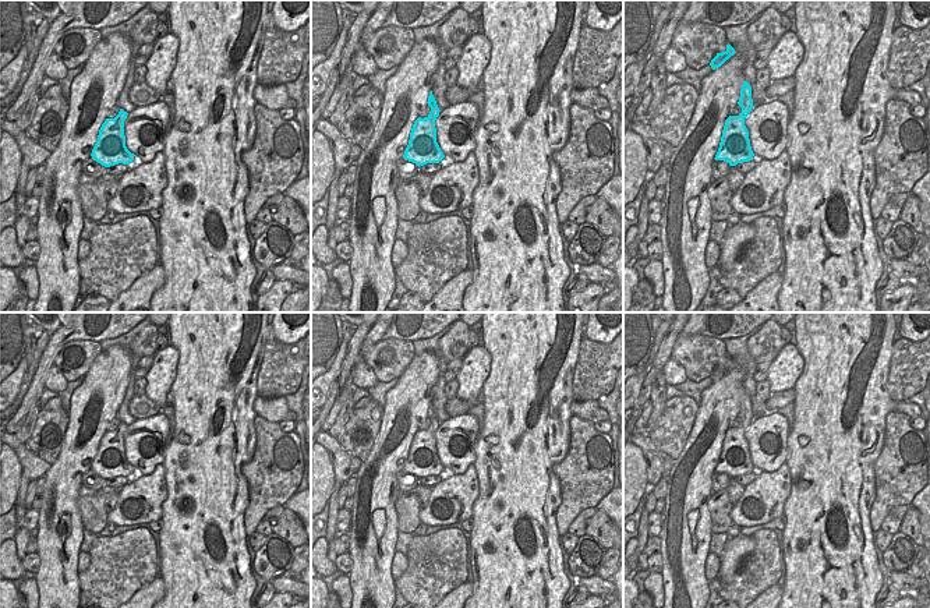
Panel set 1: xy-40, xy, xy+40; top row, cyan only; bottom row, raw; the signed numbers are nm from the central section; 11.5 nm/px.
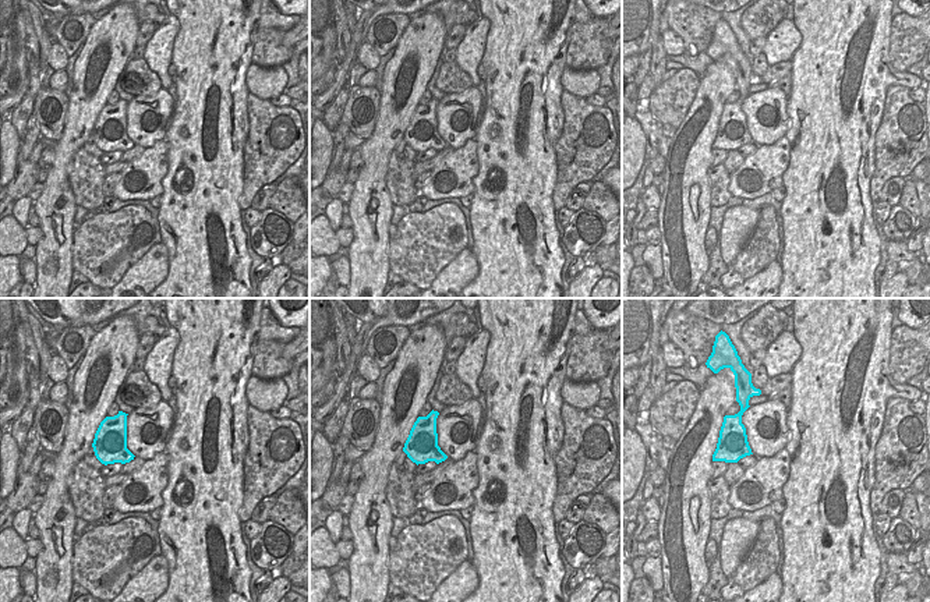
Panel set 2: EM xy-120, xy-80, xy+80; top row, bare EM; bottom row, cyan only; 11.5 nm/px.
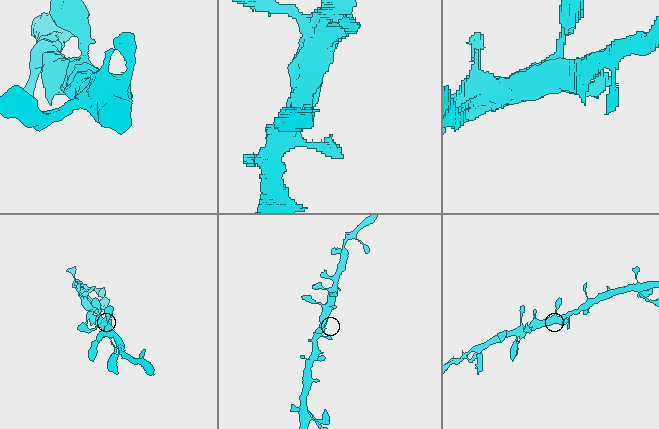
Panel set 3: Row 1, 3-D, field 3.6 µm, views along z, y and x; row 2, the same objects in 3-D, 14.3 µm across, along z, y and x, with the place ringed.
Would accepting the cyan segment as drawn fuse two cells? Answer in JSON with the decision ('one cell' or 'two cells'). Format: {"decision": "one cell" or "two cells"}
{"decision": "one cell"}

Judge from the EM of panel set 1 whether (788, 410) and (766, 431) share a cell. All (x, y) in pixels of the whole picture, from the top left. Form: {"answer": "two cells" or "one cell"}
{"answer": "two cells"}

